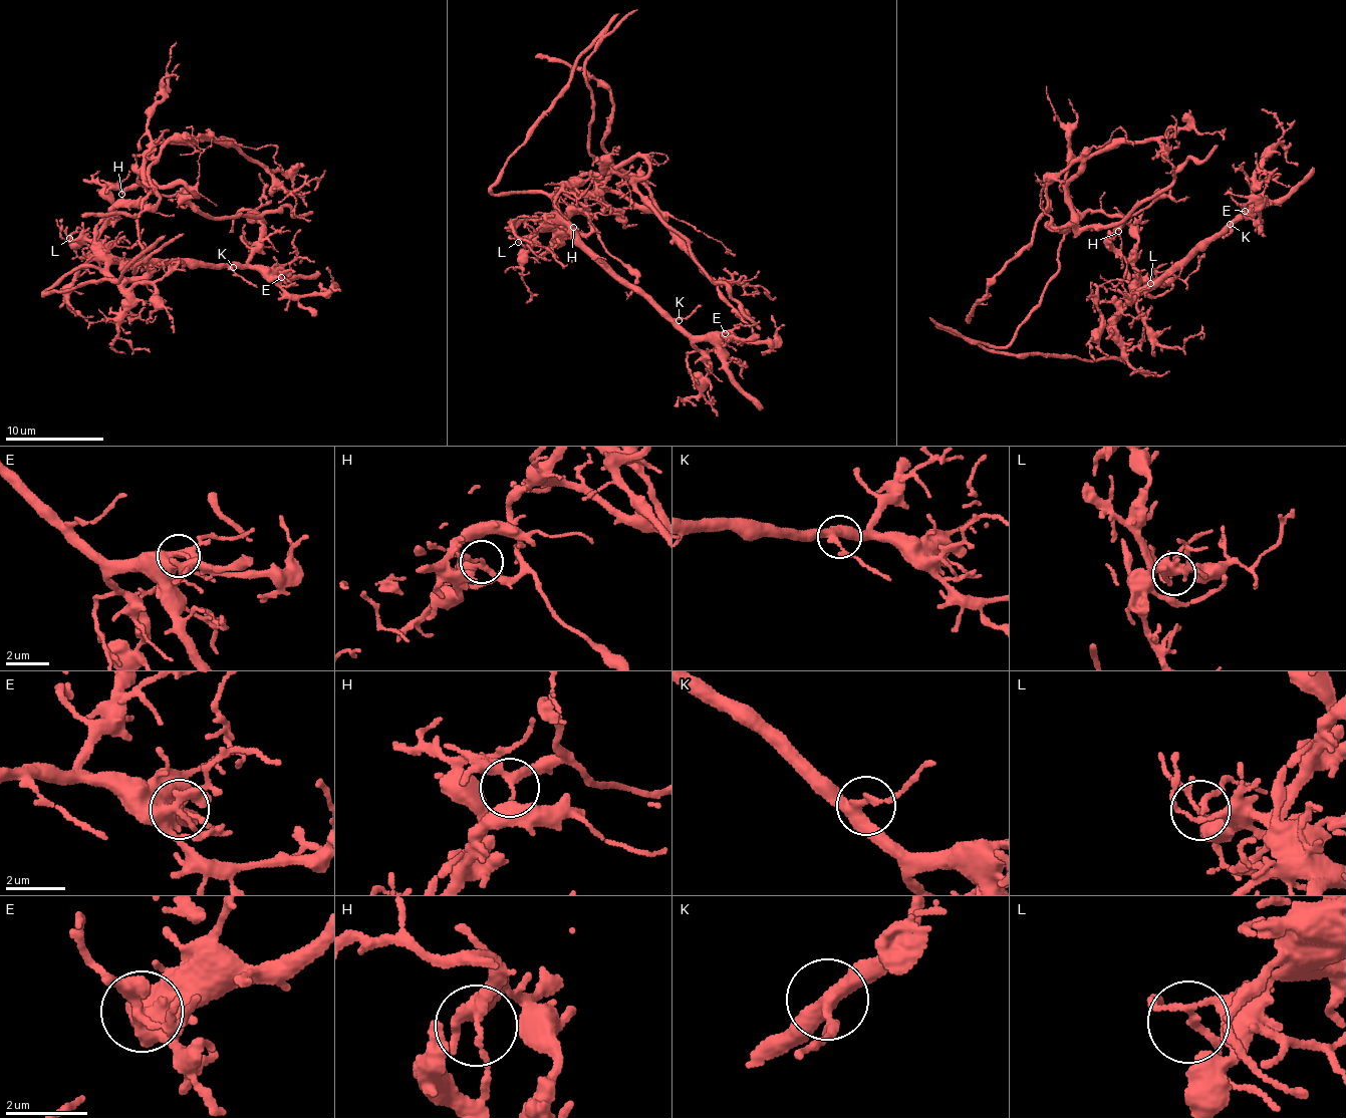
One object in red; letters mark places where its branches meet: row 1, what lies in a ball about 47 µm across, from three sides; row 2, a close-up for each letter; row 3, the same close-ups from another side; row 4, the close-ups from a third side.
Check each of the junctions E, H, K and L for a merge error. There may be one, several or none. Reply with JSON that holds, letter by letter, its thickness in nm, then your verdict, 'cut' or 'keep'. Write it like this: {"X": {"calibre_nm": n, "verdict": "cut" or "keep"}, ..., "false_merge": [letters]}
{"E": {"calibre_nm": 320, "verdict": "keep"}, "H": {"calibre_nm": 220, "verdict": "cut"}, "K": {"calibre_nm": 320, "verdict": "keep"}, "L": {"calibre_nm": 130, "verdict": "keep"}, "false_merge": ["H"]}

